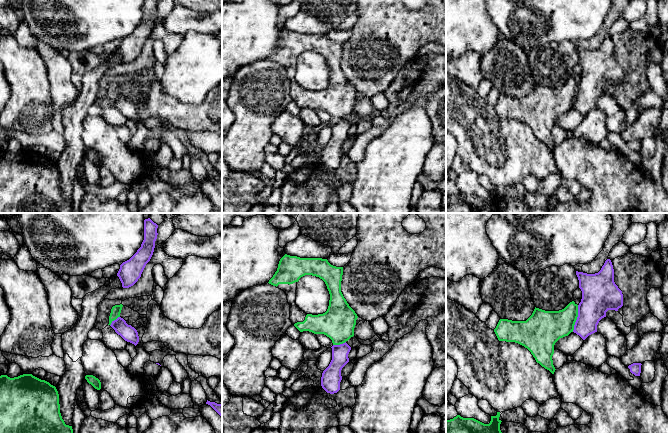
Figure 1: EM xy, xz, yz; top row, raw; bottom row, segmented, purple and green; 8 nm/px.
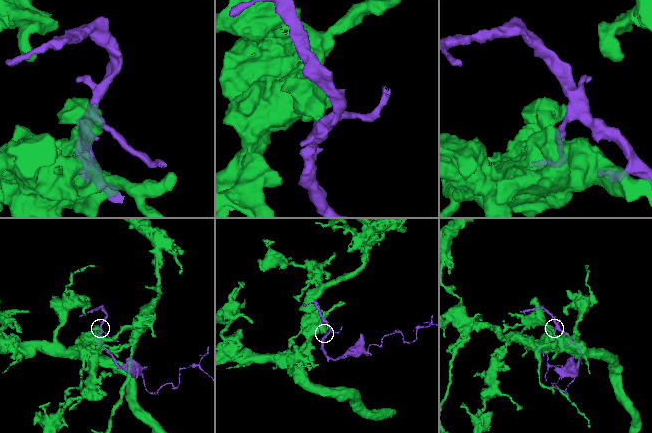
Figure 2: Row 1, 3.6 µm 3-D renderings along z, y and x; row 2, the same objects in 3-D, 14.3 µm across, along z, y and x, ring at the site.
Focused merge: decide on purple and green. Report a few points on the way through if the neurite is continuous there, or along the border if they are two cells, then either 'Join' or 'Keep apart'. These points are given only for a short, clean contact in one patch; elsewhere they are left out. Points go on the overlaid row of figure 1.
Boundary: yz (578, 305), (578, 316), (572, 331). Keep apart

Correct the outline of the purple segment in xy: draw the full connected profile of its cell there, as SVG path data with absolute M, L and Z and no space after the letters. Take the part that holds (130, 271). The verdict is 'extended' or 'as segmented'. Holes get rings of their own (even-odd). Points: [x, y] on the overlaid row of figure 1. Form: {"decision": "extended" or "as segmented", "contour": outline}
{"decision": "as segmented", "contour": "M150 218L144 220L144 240L141 247L129 260L120 265L117 273L123 288L133 286L141 277L146 264L150 261L154 252L155 241L158 235L157 228L158 225Z"}

